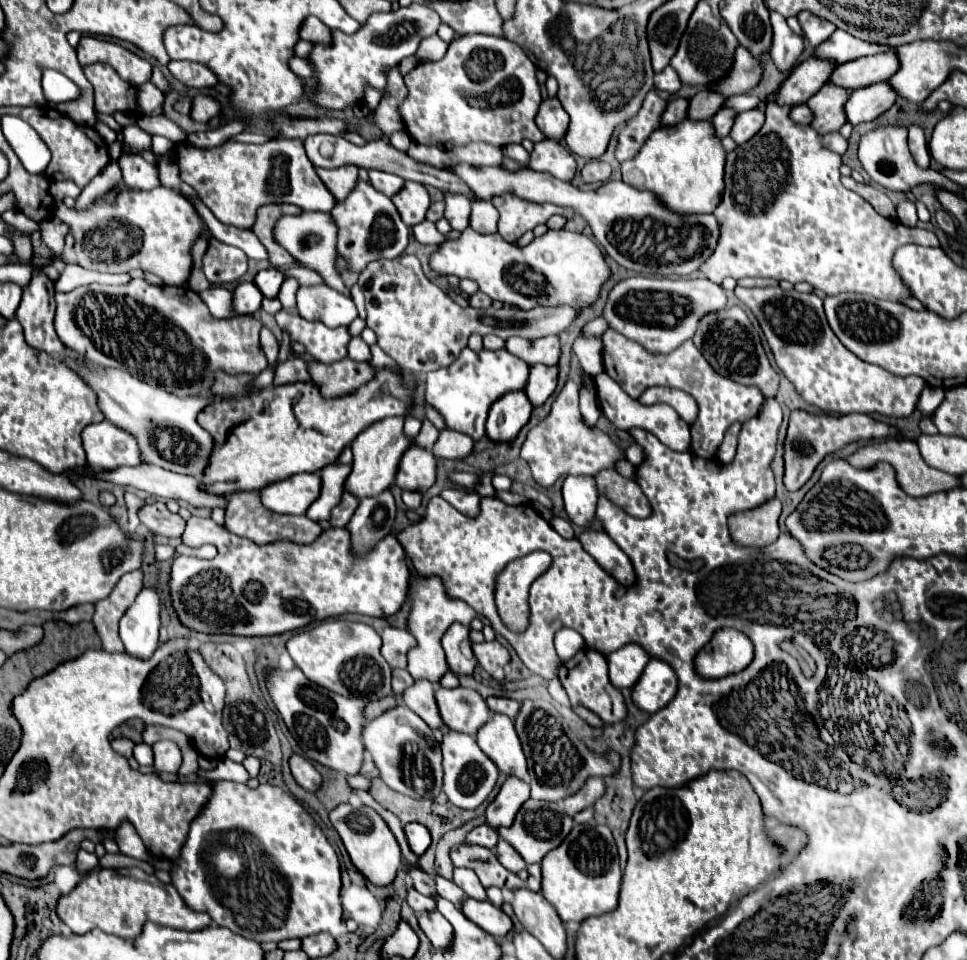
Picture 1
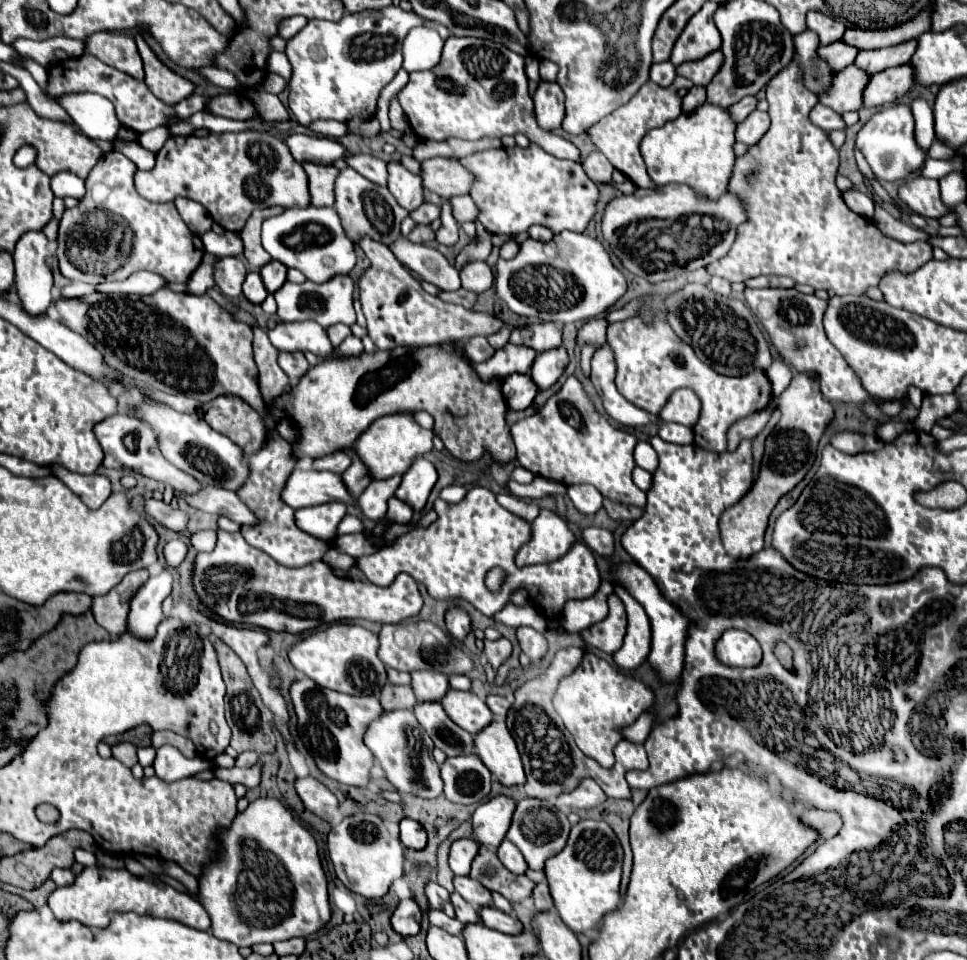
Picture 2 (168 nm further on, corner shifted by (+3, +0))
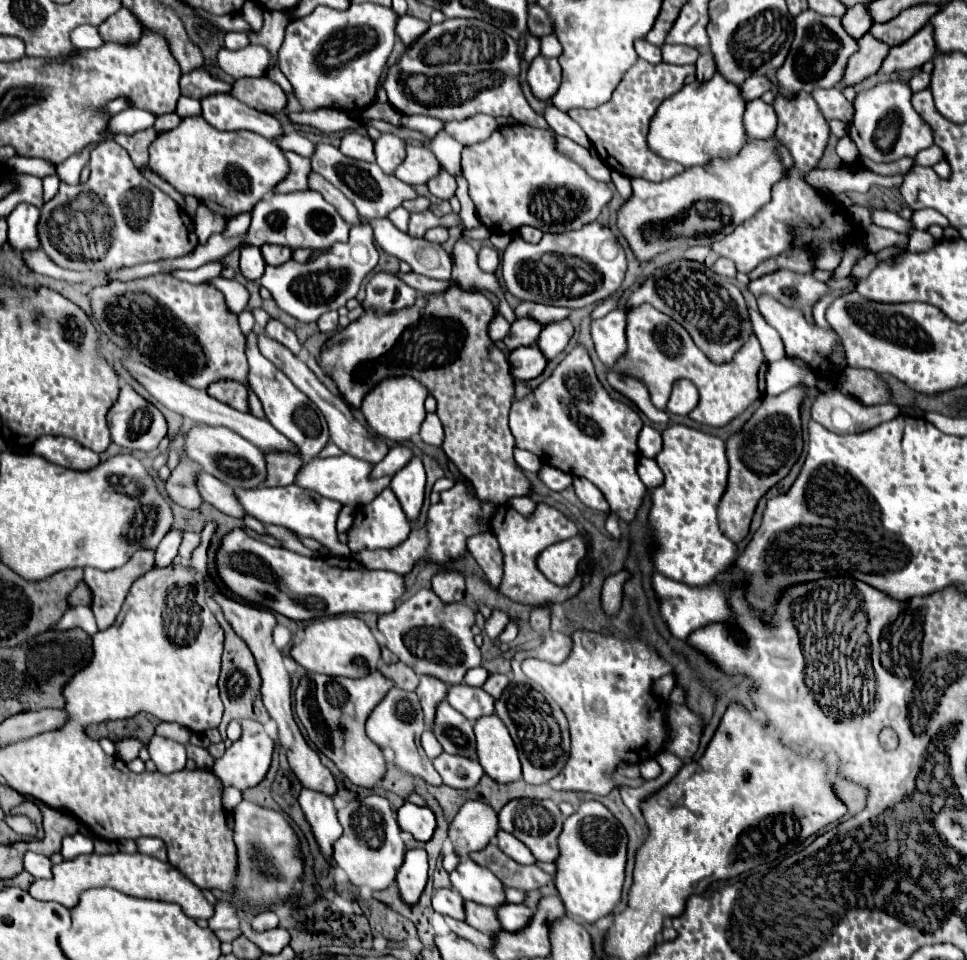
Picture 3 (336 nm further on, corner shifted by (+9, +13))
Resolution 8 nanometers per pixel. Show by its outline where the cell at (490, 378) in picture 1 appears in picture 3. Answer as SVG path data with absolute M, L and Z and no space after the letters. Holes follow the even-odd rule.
M518 318L512 324L512 328L510 328L508 336L504 338L504 342L510 350L516 350L520 346L532 346L532 344L536 344L540 330L542 330L540 322L536 322L532 318Z

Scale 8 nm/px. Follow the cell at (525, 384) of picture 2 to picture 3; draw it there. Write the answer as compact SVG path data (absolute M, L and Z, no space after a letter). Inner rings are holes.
M536 344L512 350L508 360L512 366L512 376L516 380L532 380L532 378L540 376L548 362Z

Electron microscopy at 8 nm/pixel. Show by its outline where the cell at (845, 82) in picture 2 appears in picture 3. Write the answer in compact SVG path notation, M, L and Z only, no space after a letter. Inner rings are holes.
M868 32L860 40L860 50L852 56L852 60L846 66L846 74L842 80L842 86L854 86L868 78L870 74L876 74L880 70L880 64L884 62L884 56L888 56L890 46L874 40L874 36Z

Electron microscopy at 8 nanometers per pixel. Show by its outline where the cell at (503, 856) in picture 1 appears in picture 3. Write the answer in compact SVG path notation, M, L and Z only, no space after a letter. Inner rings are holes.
M500 830L496 834L496 838L498 838L498 846L502 848L502 852L508 854L512 860L516 860L520 864L534 864L536 862L536 858L532 856L532 852L518 838L514 838L512 834Z

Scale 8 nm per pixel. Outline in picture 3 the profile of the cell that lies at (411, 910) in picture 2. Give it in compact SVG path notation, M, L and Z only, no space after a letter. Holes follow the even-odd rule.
M410 848L404 854L402 866L396 870L400 896L408 904L416 904L428 882L428 854L424 848Z

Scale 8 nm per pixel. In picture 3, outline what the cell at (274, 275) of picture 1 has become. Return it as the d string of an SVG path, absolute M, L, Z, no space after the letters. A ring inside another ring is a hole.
M264 244L262 248L262 254L264 254L264 260L272 266L278 266L278 264L284 264L292 258L292 250L290 248L280 248L280 246L272 246L272 244Z

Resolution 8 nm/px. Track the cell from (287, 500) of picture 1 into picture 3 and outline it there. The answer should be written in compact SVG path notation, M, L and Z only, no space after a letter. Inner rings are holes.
M342 454L336 458L312 458L310 462L306 462L300 468L300 472L296 476L296 484L302 488L308 488L308 490L314 490L330 500L338 500L344 506L356 508L356 506L364 506L364 504L372 502L384 488L390 486L392 476L372 480L370 478L372 468L374 468L374 464L368 464L366 460L358 460L354 456L348 456L348 454Z

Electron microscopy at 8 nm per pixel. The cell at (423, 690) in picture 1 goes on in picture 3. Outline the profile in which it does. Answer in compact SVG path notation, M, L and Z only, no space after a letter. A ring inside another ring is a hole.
M446 700L436 710L434 736L442 744L444 752L476 760L476 740L472 724L460 712L456 712Z

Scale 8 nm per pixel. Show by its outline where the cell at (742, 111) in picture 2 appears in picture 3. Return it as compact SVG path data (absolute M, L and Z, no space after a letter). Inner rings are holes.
M756 76L756 78L748 78L742 84L742 94L746 100L752 100L752 98L760 98L770 88L772 88L772 84L770 84L768 76L760 76L760 78Z

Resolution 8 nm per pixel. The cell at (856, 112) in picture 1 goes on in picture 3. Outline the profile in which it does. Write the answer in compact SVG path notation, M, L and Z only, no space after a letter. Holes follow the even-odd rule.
M926 24L904 44L890 48L890 54L886 56L880 72L890 74L896 70L916 70L922 68L924 62L932 60L934 54L936 42L932 42L932 24Z

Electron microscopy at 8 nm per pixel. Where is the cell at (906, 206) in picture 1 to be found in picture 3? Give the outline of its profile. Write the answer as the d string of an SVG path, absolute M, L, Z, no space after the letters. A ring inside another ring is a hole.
M850 136L840 138L840 142L836 146L836 152L838 152L838 156L842 158L844 164L856 164L858 158L860 158L860 154L856 152L856 144L852 144Z

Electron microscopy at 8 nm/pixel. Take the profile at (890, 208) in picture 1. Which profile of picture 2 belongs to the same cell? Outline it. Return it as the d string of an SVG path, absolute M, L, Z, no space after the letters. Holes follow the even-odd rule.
M856 189L844 191L844 201L854 213L858 213L866 219L874 217L874 201L868 195L864 195L862 191L856 191Z

